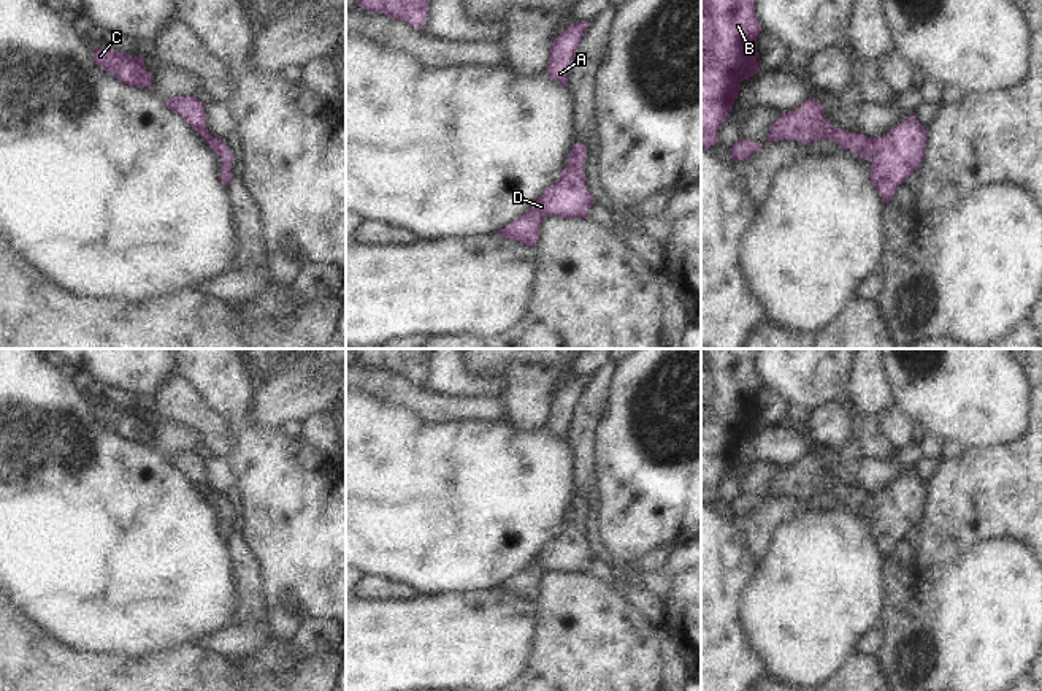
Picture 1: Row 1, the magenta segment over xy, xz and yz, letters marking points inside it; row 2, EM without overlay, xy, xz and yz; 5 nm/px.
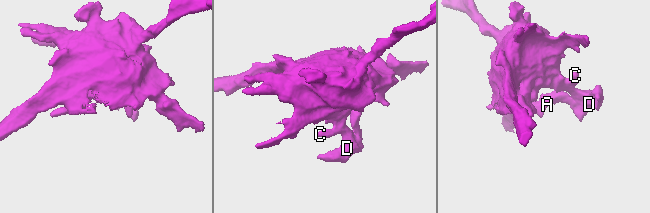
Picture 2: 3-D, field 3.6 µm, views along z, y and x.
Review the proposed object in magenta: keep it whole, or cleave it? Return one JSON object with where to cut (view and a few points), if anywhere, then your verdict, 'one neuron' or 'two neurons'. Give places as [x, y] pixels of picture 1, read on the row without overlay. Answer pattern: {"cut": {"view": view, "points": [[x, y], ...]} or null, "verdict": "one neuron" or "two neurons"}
{"cut": null, "verdict": "one neuron"}

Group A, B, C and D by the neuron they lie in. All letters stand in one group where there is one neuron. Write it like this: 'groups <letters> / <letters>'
groups A B C D

